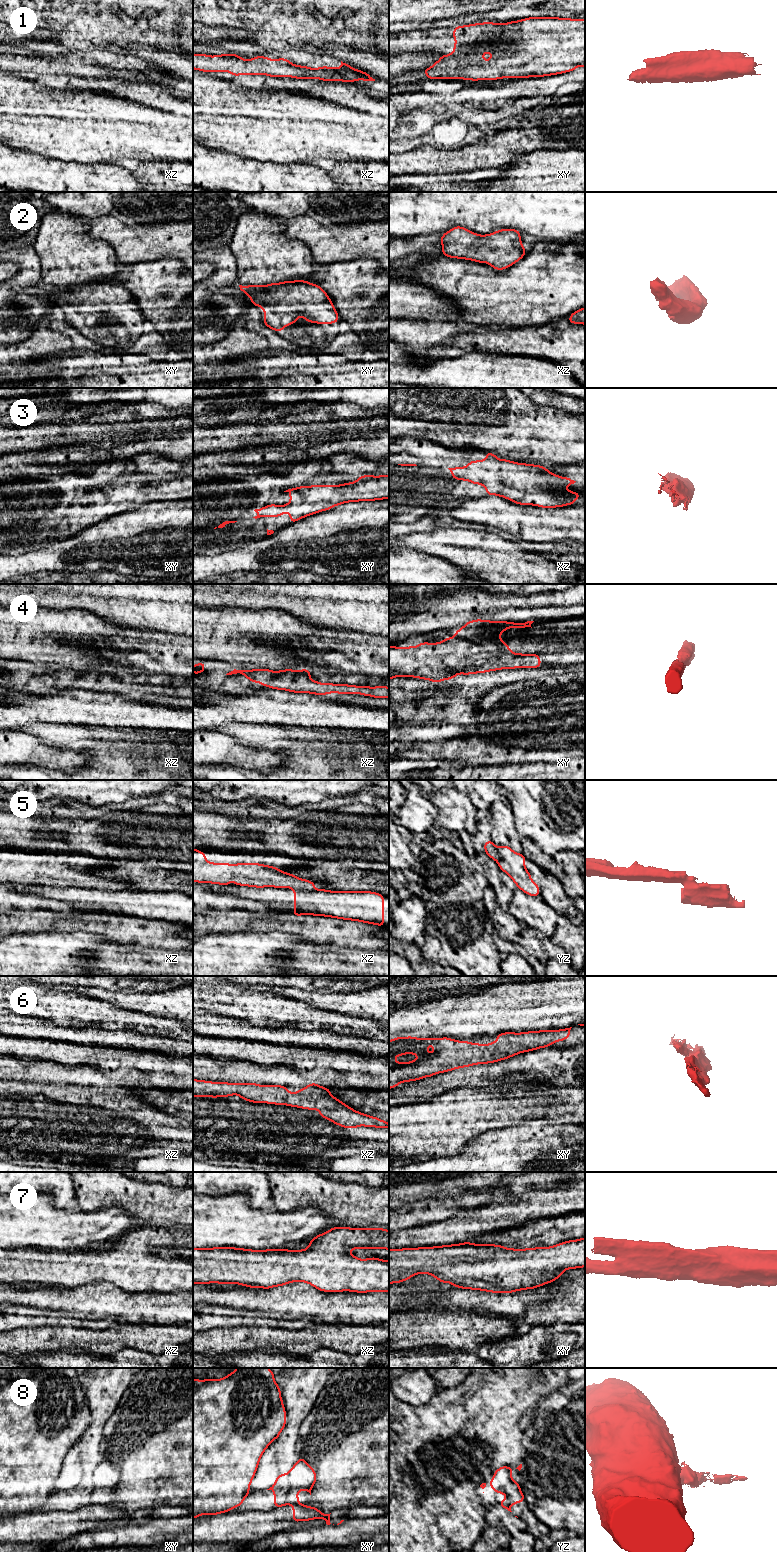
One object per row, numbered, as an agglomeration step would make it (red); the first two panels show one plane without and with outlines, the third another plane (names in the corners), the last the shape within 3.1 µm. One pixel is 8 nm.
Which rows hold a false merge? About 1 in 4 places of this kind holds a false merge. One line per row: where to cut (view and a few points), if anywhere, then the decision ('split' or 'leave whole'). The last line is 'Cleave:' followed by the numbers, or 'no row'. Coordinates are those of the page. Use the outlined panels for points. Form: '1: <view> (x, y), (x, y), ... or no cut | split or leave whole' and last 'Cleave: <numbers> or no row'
1: no cut | leave whole
2: no cut | leave whole
3: no cut | leave whole
4: no cut | leave whole
5: xz (294, 888), (314, 889) | split
6: no cut | leave whole
7: no cut | leave whole
8: xy (298, 1503), (291, 1504) | split
Cleave: 5, 8

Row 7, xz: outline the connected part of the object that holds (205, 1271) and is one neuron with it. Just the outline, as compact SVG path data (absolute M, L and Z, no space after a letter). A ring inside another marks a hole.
M332 1227L315 1236L309 1247L302 1250L251 1250L234 1247L193 1248L193 1284L240 1284L249 1288L269 1289L292 1282L305 1282L323 1292L389 1292L389 1261L376 1257L359 1259L349 1253L351 1249L389 1250L389 1230L383 1228Z

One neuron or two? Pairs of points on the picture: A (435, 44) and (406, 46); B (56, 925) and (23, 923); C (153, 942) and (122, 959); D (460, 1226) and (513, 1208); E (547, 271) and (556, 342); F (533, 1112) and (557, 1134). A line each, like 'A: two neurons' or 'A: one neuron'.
A: one neuron
B: one neuron
C: two neurons
D: one neuron
E: two neurons
F: two neurons

